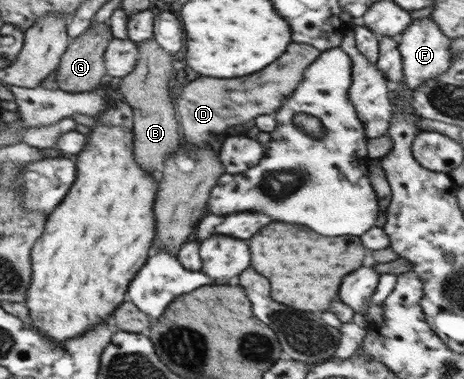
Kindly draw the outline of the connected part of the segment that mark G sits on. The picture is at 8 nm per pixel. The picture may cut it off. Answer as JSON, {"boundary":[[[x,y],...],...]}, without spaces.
{"boundary":[[[105,23],[92,25],[76,38],[70,40],[64,53],[61,53],[59,65],[56,68],[55,82],[60,91],[72,94],[90,92],[106,80],[103,64],[103,53],[108,43],[113,39],[111,30]]]}

